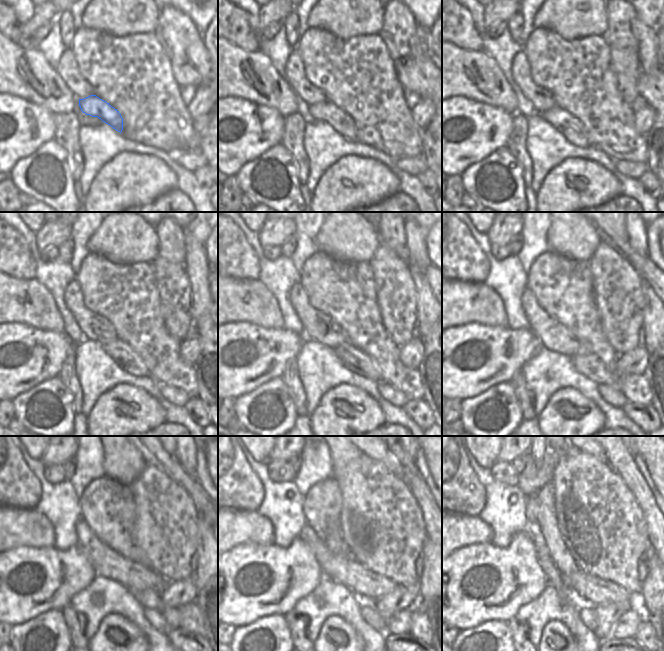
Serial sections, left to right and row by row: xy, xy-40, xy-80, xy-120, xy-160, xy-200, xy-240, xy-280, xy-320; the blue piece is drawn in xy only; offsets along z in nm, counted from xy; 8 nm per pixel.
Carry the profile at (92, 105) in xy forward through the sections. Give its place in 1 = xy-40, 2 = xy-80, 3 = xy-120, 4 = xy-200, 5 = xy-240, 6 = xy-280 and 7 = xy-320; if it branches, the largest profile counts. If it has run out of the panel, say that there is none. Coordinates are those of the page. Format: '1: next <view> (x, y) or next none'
1: next xy-40 (325, 111)
2: next xy-80 (570, 127)
3: next xy-120 (126, 357)
4: next xy-200 (590, 366)
5: next xy-240 (149, 599)
6: next xy-280 (400, 622)
7: next xy-320 (627, 625)

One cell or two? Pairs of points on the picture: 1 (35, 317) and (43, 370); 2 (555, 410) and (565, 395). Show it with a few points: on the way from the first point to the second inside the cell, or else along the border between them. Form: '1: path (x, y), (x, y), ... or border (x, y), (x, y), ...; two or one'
1: border (14, 322), (60, 332); two
2: path (559, 406), (565, 399); one

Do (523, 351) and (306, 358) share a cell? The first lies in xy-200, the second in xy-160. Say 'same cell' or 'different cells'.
different cells

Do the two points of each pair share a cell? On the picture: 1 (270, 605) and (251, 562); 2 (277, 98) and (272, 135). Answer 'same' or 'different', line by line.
1: same
2: different

